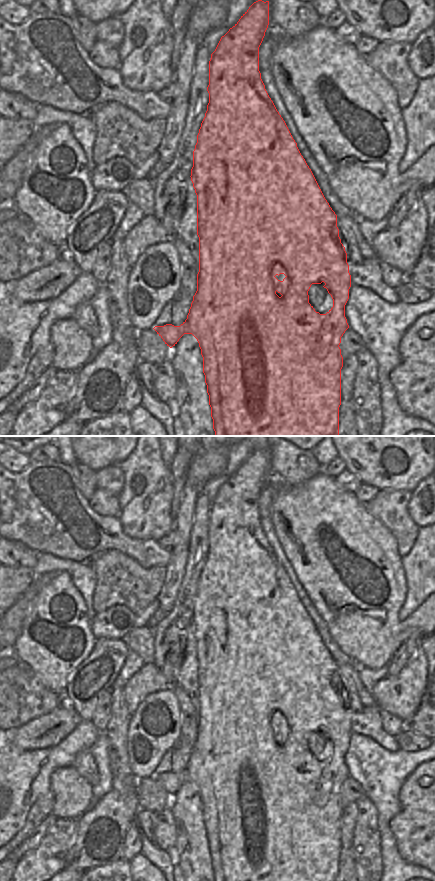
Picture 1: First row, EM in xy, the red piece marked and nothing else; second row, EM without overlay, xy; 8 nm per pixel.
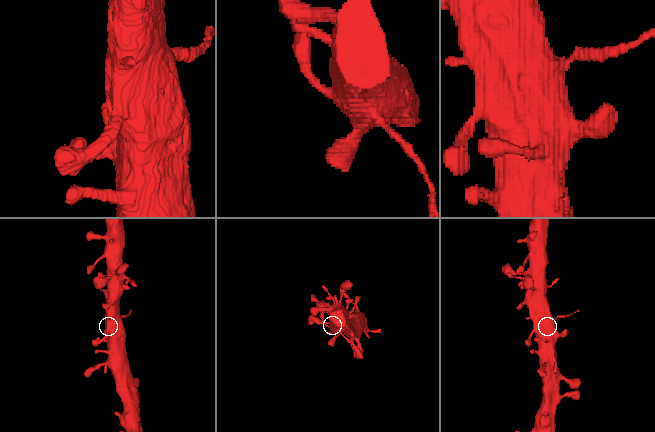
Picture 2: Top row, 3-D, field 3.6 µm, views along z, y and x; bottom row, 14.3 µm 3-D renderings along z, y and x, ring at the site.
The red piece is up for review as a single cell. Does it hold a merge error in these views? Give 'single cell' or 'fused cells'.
single cell

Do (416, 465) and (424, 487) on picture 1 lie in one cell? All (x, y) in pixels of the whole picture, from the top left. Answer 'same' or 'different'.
different

